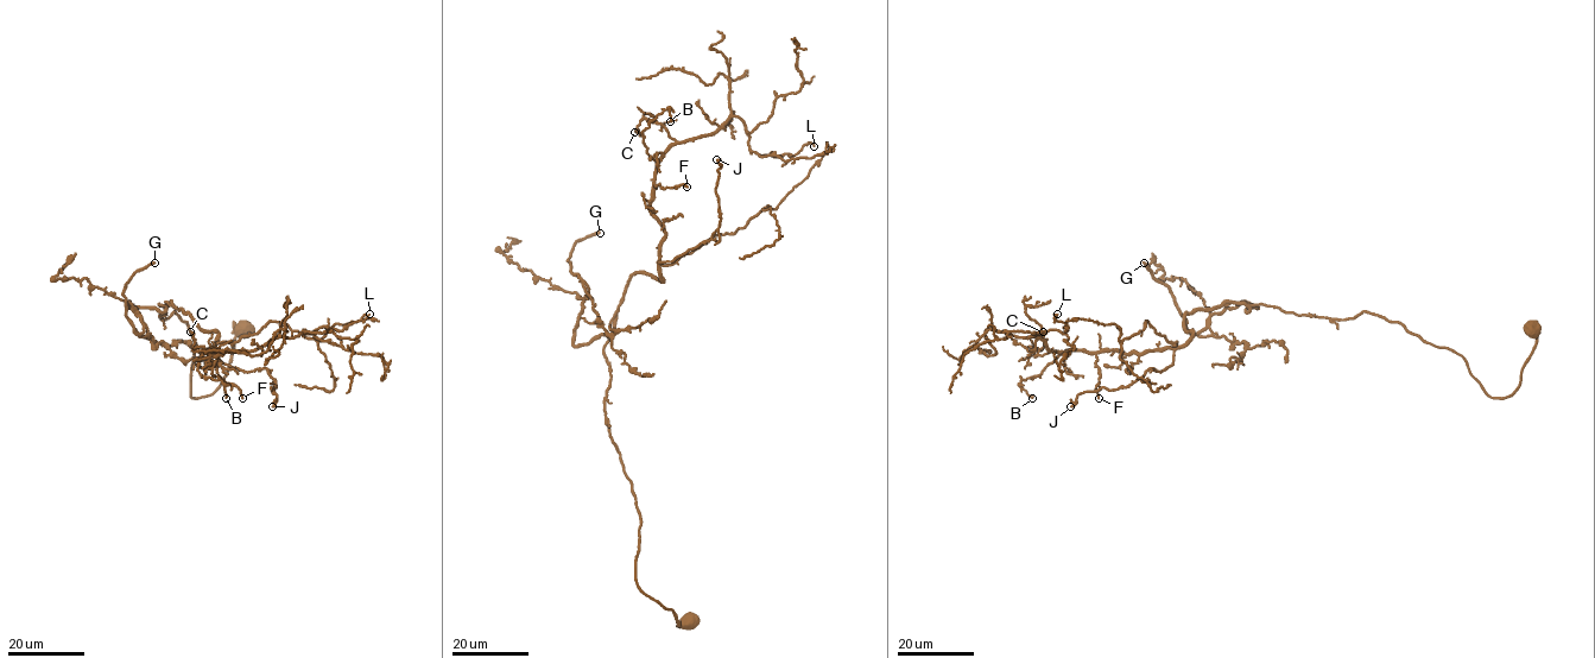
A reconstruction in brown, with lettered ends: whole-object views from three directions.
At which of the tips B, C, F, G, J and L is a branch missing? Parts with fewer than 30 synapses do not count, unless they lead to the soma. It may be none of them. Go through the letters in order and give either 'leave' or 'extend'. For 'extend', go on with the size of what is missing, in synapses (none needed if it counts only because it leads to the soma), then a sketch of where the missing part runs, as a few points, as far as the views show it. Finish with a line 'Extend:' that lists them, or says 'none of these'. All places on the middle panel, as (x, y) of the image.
B: leave
C: leave
F: leave
G: extend; about 300 synapses; missing branch runs (600, 233), (619, 228), (704, 240), (732, 263), (755, 255), (797, 152), (785, 132), (779, 94), (787, 76)
J: leave
L: leave
Extend: G

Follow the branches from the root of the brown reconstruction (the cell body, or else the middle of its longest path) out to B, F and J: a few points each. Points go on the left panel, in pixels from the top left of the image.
B: (245, 329), (222, 383), (191, 398), (195, 341), (158, 304), (217, 333), (197, 371), (226, 398)
F: (245, 329), (222, 383), (191, 398), (195, 341), (158, 304), (217, 333), (221, 352), (204, 352), (242, 398)
J: (245, 329), (222, 383), (191, 398), (195, 341), (158, 304), (215, 330), (223, 362), (265, 368), (272, 406)

